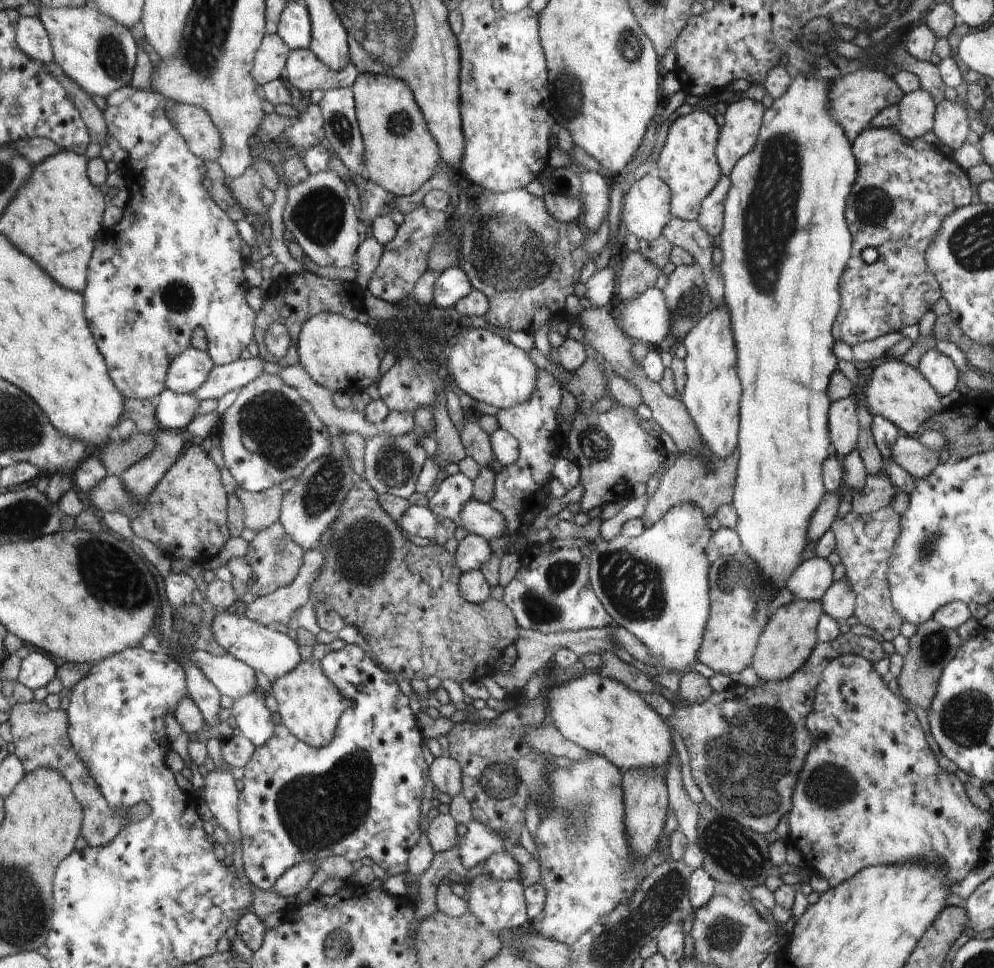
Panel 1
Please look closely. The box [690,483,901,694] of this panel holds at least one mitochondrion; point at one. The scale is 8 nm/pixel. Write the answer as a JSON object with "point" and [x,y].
{"point":[736,575]}

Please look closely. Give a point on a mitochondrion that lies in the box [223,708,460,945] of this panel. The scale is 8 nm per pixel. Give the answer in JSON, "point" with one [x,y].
{"point":[316,811]}

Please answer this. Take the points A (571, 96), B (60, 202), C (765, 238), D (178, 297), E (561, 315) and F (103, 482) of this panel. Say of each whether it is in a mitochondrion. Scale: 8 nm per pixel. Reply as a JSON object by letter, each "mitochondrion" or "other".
{"A":"mitochondrion","B":"other","C":"mitochondrion","D":"mitochondrion","E":"other","F":"other"}

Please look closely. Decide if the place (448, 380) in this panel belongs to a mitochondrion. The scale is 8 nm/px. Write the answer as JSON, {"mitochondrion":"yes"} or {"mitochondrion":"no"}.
{"mitochondrion":"no"}

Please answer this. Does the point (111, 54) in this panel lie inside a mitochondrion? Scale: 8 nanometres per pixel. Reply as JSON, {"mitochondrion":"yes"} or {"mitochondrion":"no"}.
{"mitochondrion":"yes"}

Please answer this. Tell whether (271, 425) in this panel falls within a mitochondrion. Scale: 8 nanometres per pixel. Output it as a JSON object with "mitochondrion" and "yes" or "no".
{"mitochondrion":"yes"}

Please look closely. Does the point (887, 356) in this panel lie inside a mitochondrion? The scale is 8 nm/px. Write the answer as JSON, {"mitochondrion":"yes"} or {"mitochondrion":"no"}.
{"mitochondrion":"no"}

